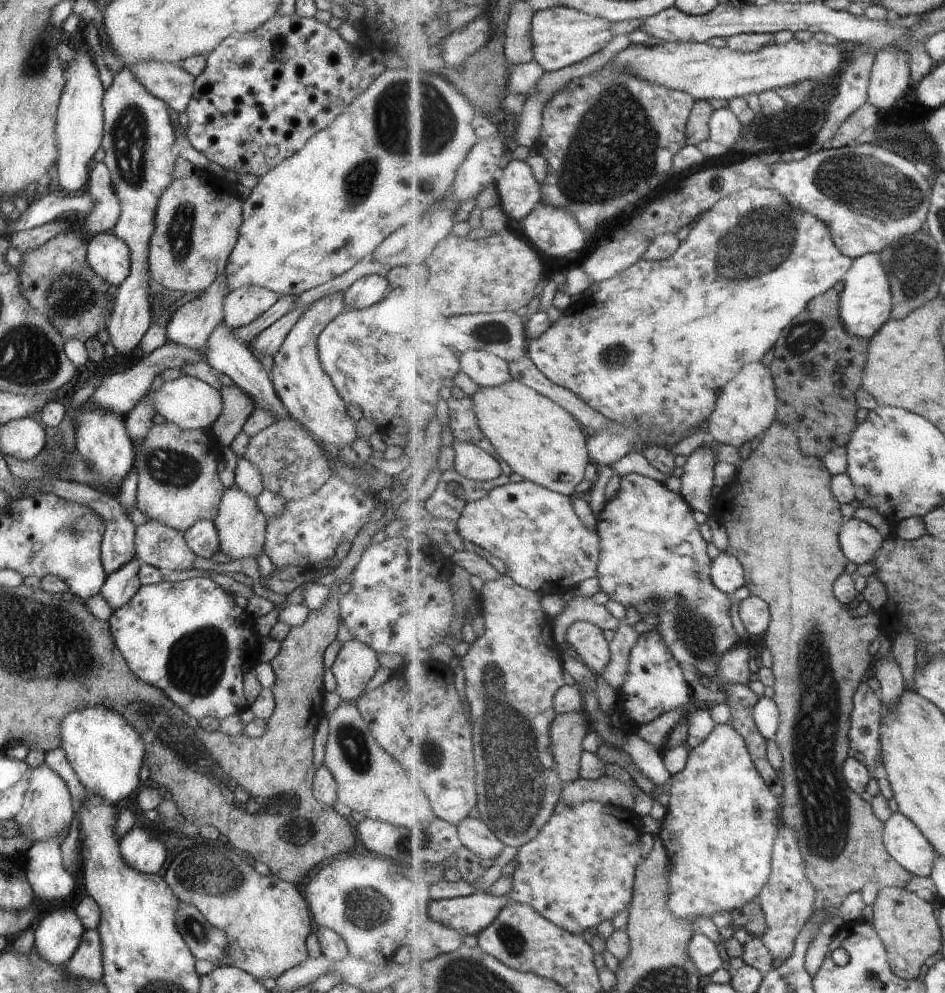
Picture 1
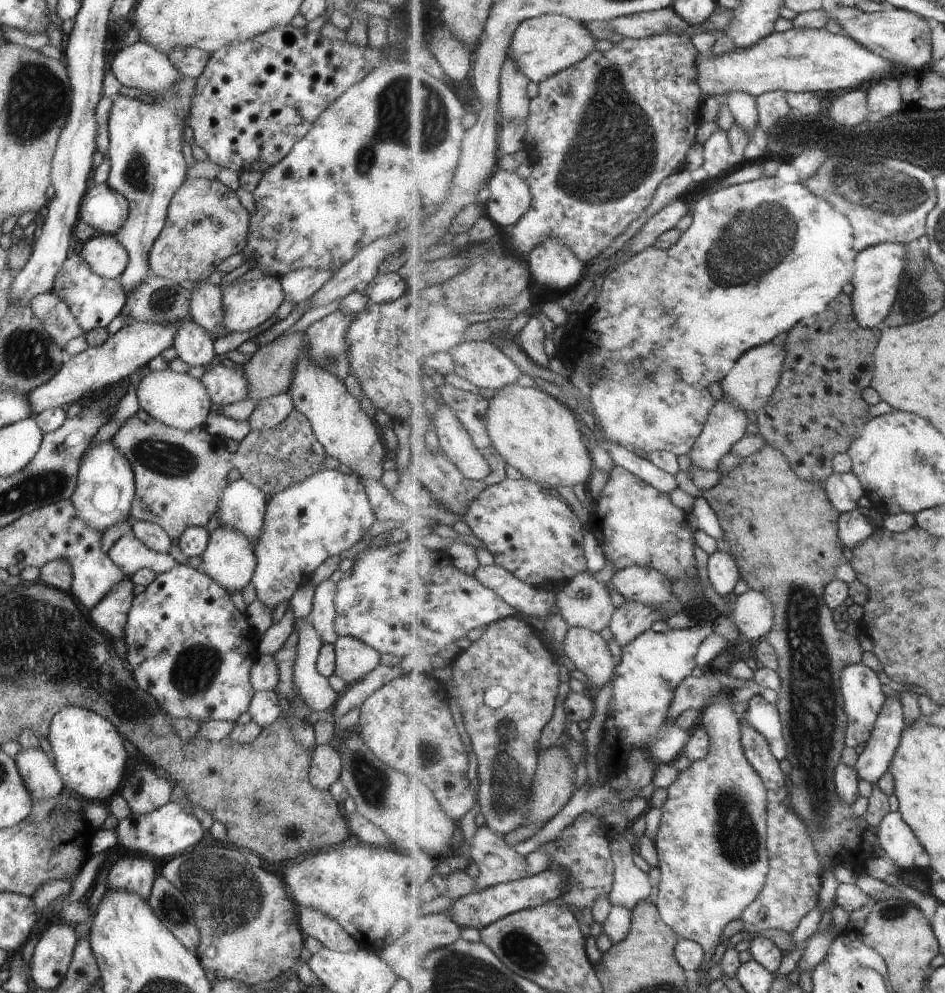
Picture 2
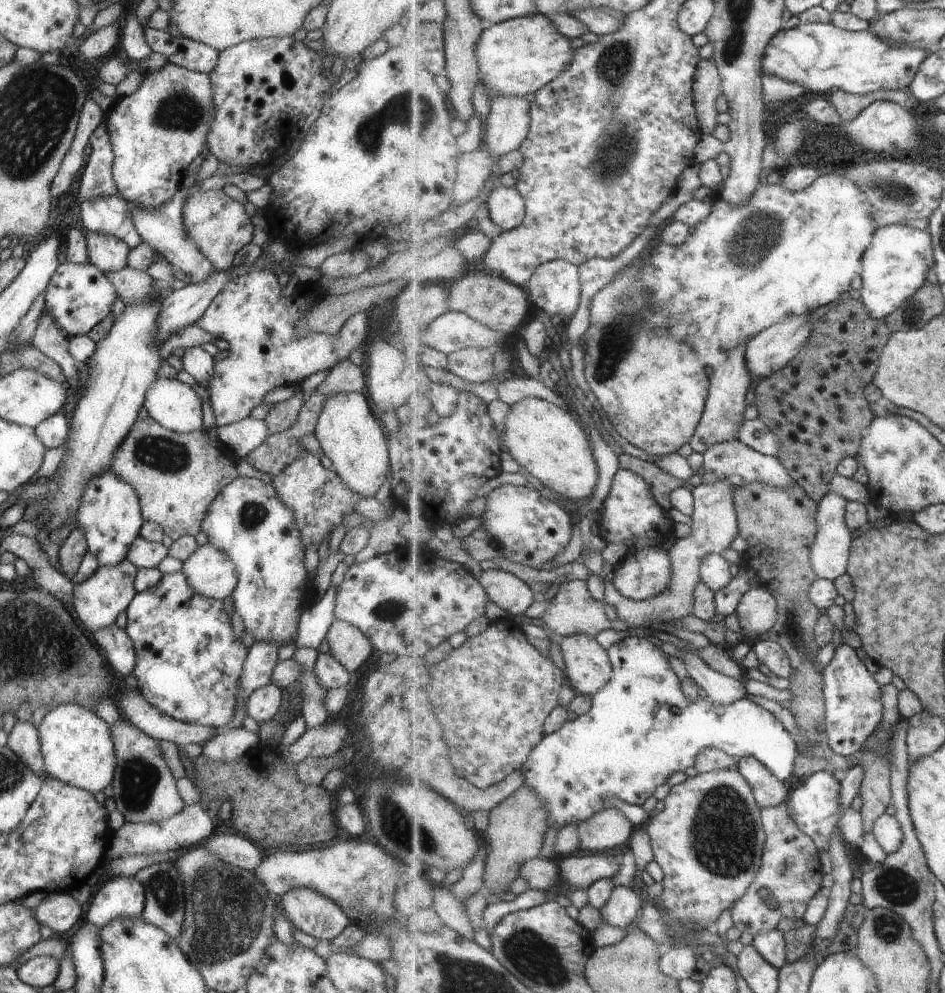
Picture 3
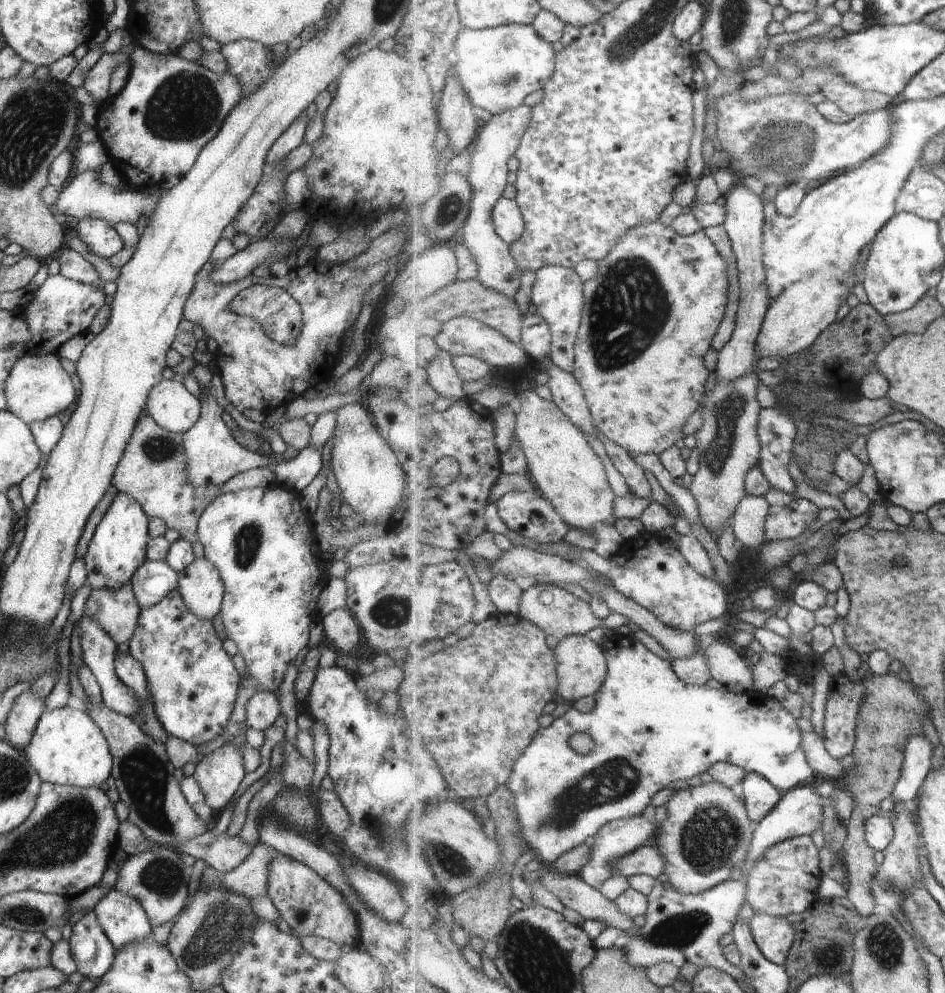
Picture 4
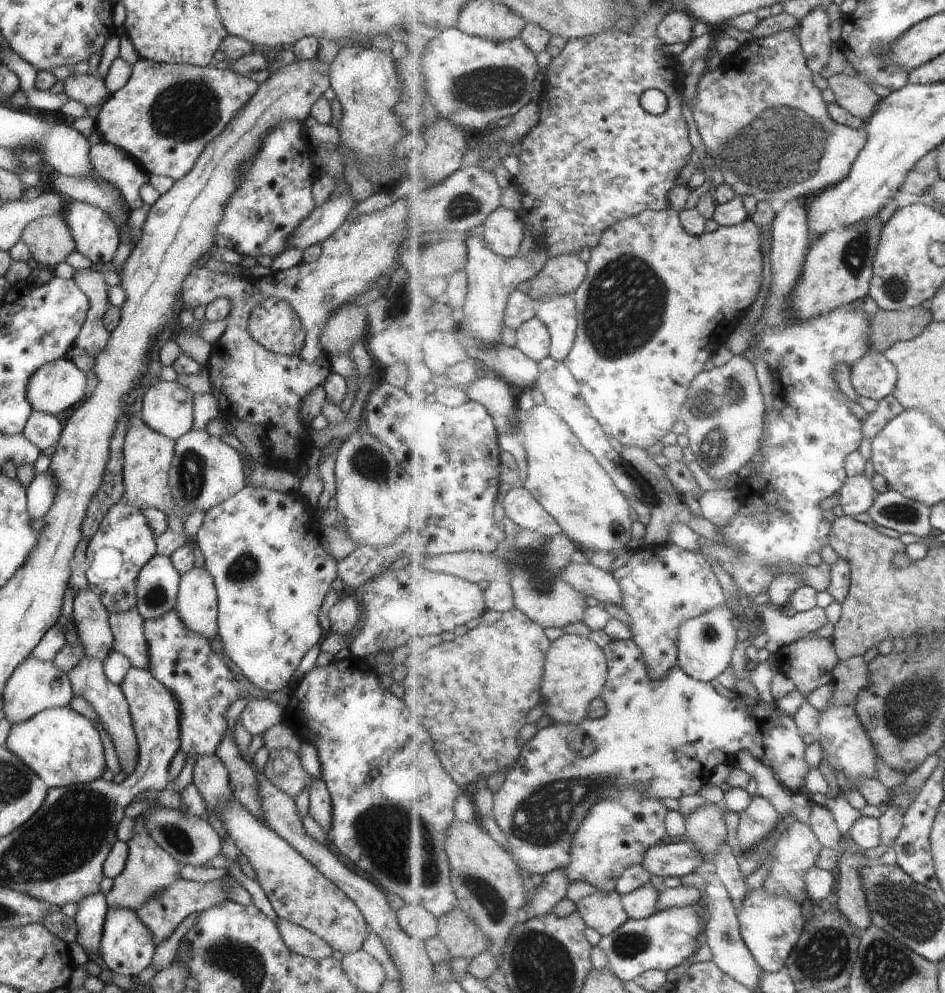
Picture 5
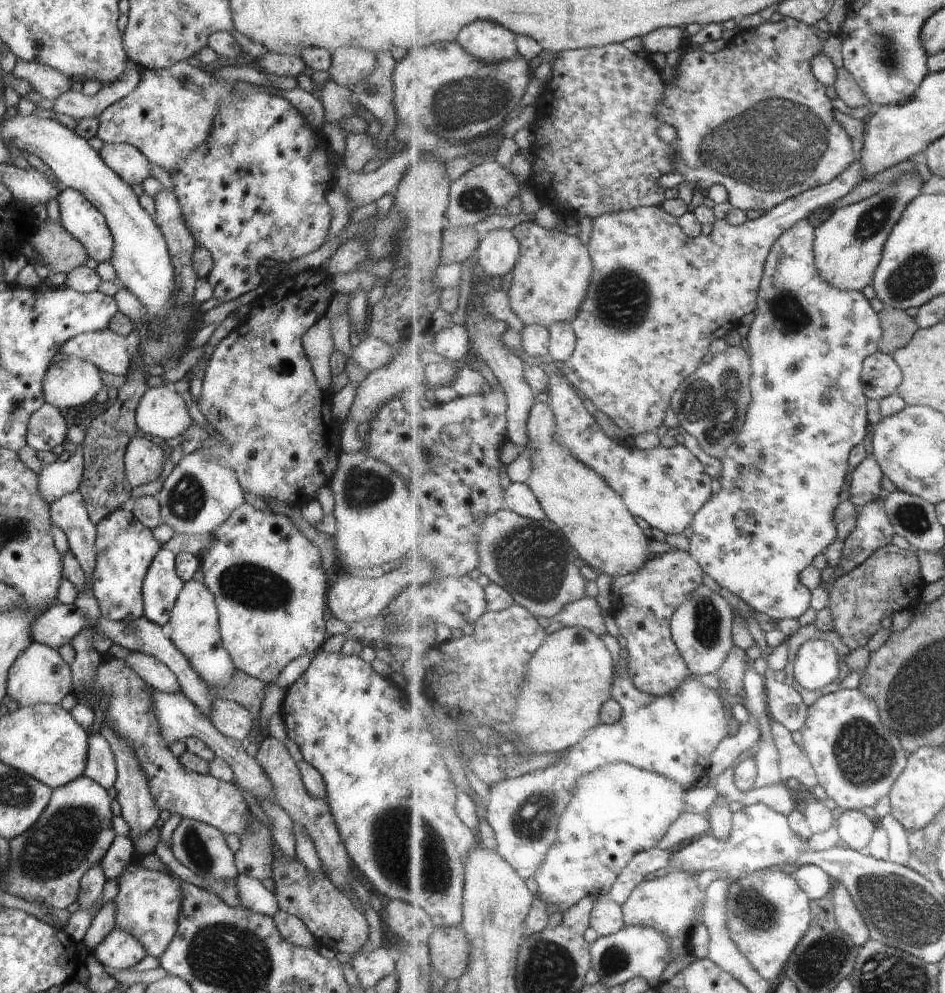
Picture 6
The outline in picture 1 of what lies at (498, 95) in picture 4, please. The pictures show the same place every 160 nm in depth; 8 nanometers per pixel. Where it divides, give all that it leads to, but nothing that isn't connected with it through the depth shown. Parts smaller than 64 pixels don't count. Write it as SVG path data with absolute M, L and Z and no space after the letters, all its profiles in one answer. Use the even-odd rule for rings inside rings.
M553 7L537 11L532 22L534 60L547 74L584 61L601 52L617 38L613 30L616 24L605 17L594 17L571 7Z

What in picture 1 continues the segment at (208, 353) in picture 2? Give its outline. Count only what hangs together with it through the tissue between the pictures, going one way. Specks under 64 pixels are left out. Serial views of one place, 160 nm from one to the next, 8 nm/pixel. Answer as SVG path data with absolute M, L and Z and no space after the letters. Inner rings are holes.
M221 272L208 287L197 292L199 296L188 302L183 302L172 312L165 326L167 340L190 349L205 347L211 331L218 323L222 322L222 298L229 291L226 287L225 274Z

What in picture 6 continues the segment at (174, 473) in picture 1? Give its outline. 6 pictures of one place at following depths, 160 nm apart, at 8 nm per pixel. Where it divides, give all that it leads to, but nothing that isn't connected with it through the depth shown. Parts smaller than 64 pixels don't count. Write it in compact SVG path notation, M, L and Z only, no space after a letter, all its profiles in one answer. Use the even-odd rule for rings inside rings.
M133 436L124 450L124 473L131 488L159 477L163 468L161 448L143 436Z

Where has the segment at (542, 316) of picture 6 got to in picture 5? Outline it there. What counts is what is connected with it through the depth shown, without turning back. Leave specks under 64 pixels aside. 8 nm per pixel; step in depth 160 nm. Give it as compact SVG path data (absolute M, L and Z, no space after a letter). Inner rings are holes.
M579 253L565 254L551 259L540 273L532 280L531 290L528 295L536 302L540 296L547 293L573 293L585 282L588 276L588 263L586 263Z

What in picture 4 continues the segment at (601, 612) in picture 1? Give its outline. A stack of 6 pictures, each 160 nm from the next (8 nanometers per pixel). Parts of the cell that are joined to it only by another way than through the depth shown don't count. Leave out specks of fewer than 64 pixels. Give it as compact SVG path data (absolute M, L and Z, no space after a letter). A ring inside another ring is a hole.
M537 584L527 589L521 597L520 615L541 627L547 635L553 634L559 638L584 635L593 628L603 626L603 619L593 612L589 603L552 584Z

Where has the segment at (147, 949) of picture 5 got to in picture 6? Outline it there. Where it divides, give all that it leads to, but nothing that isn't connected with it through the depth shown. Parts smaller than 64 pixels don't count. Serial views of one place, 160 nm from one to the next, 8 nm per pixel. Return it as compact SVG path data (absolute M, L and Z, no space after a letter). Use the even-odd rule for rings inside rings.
M113 927L92 950L97 962L103 966L125 970L145 958L146 950L132 935Z

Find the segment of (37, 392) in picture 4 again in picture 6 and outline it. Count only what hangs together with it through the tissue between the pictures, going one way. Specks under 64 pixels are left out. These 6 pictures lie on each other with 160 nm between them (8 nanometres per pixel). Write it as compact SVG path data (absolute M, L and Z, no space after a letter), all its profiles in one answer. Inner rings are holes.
M68 356L47 367L42 384L44 402L61 410L87 404L101 388L102 378L94 364Z

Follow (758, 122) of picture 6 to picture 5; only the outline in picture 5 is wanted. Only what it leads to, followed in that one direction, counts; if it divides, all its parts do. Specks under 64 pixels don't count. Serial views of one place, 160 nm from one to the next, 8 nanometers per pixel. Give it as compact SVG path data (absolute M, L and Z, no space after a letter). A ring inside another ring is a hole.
M783 31L777 33L774 37L754 38L745 42L739 52L723 60L720 66L714 70L706 68L699 78L696 88L697 92L692 100L693 109L691 112L698 134L704 143L705 150L711 153L715 166L718 166L723 174L724 182L733 187L739 198L755 197L758 201L765 200L769 203L773 202L773 200L783 200L786 203L793 199L804 201L805 199L813 198L825 189L839 185L849 176L853 163L860 156L860 152L868 141L868 130L865 126L854 129L838 123L832 117L828 109L828 103L821 96L821 89L815 86L815 82L813 82L813 71L809 68L805 58L800 37L795 36L792 31Z

